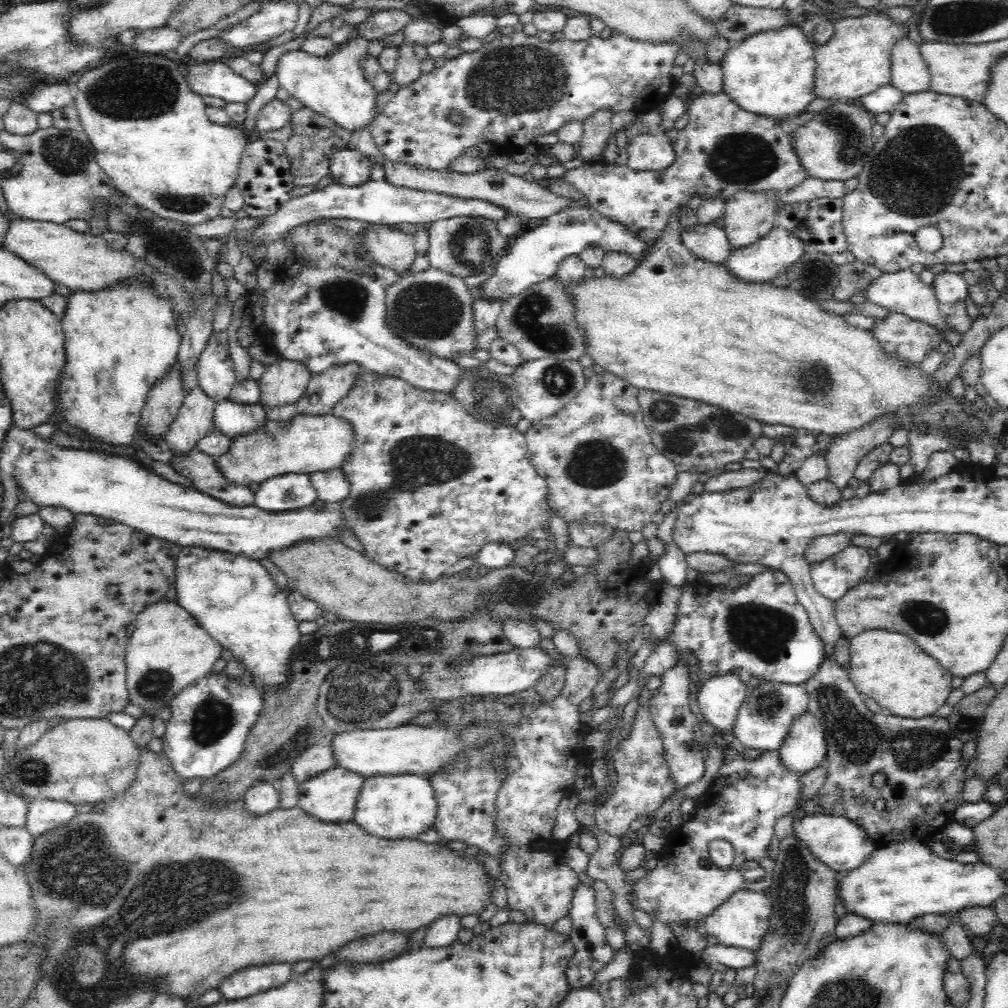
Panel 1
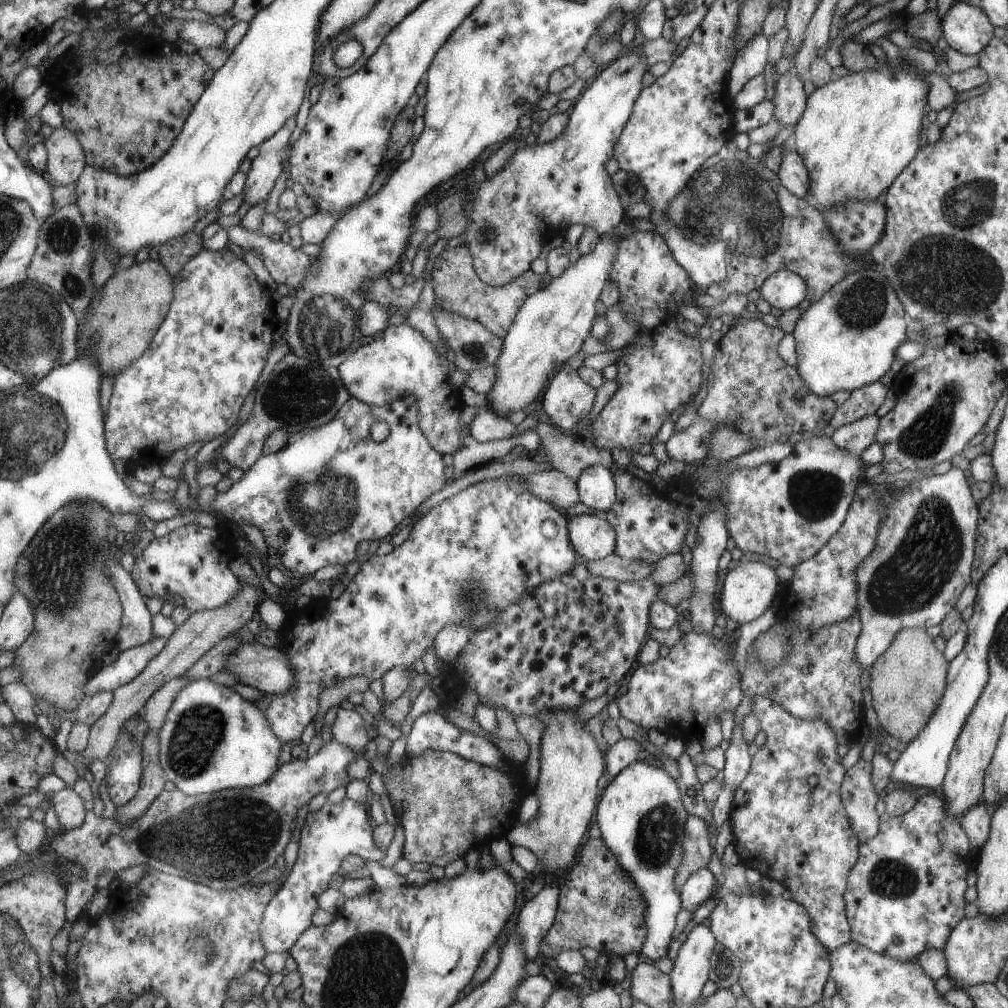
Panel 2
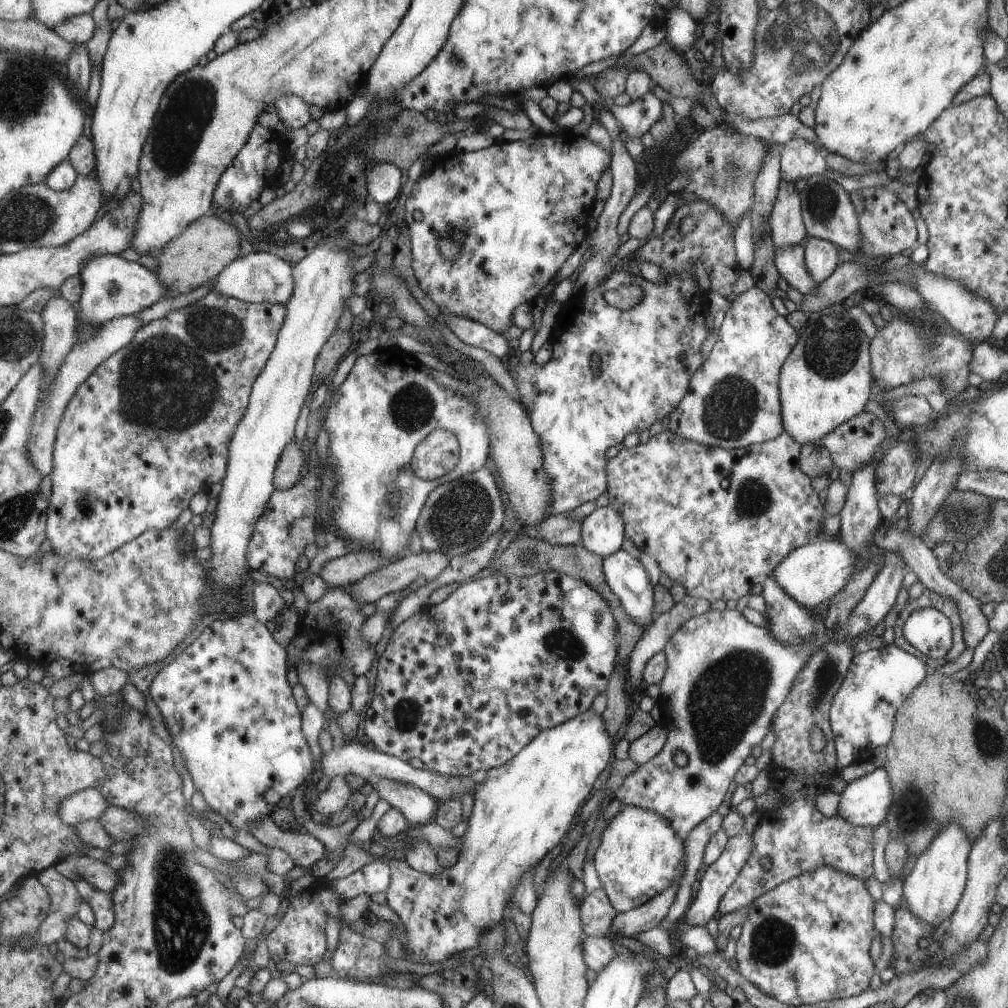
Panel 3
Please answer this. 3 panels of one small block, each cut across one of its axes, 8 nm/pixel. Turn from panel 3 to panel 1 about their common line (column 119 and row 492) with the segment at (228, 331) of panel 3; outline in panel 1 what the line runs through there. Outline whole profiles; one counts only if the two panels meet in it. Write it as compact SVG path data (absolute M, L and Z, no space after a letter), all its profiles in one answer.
M366 372L357 380L351 389L341 398L331 410L334 416L340 416L350 421L356 428L357 443L353 455L342 466L346 480L350 482L350 494L340 502L341 511L348 516L352 524L353 533L363 546L363 556L366 559L378 562L390 571L401 573L410 580L436 580L447 573L464 565L471 553L478 552L482 545L488 542L506 543L516 542L524 538L532 530L546 530L550 526L549 518L554 515L553 508L548 501L548 485L534 468L529 459L524 433L514 426L494 427L492 424L477 421L470 416L462 404L453 395L442 392L428 392L416 388L401 378L377 375Z

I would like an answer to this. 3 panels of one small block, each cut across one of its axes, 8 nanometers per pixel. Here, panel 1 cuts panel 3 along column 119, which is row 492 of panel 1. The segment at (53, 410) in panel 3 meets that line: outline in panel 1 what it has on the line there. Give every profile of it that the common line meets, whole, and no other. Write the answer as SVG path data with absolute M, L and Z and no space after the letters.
M340 468L309 474L317 498L325 503L340 503L350 494L350 482Z

